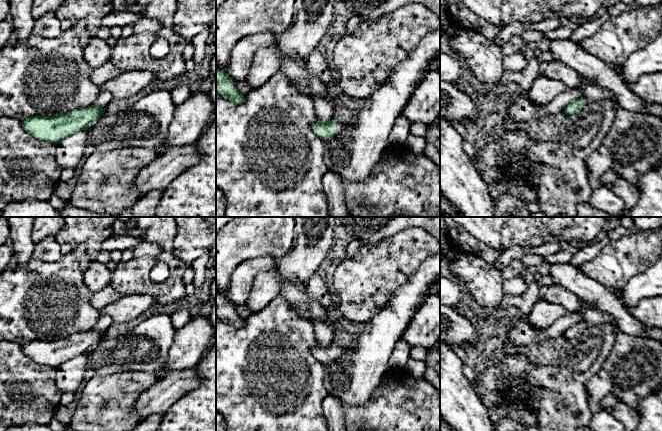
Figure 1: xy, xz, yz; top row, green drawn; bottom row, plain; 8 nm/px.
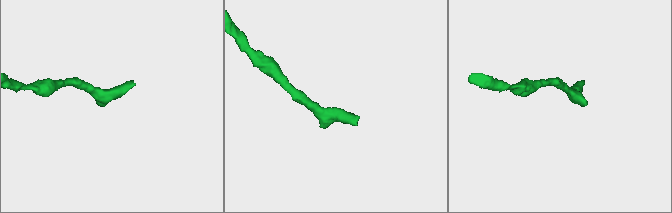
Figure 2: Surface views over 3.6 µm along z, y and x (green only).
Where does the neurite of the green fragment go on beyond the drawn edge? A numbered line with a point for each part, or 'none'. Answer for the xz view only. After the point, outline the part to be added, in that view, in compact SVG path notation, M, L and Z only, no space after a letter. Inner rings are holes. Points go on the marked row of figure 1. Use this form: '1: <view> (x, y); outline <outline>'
1: xz (341, 126); outline M337 121L337 125L335 127L333 137L337 136L341 132L348 131L350 128L351 128L351 126L347 123L345 123L344 121Z

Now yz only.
none

